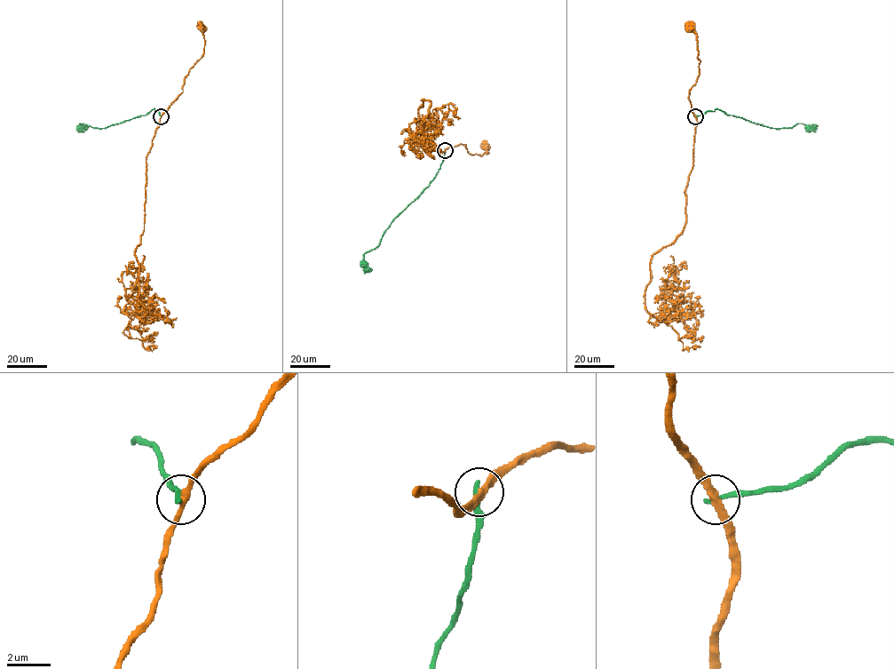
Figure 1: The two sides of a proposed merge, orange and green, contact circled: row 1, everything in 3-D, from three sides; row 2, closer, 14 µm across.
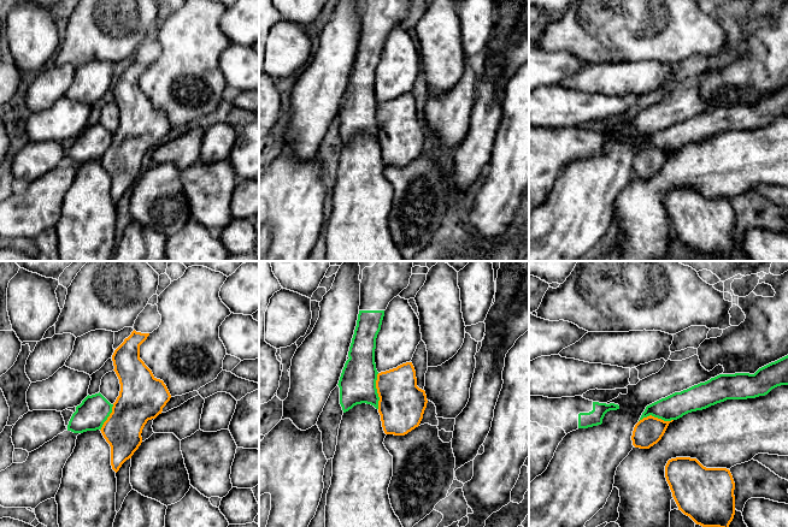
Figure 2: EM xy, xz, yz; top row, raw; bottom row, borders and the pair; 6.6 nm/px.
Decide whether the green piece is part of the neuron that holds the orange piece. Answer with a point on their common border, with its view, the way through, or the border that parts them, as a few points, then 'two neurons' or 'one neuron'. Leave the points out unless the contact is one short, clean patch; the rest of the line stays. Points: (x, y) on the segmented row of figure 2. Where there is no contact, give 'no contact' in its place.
meets orange in xz at (377, 391); two neurons

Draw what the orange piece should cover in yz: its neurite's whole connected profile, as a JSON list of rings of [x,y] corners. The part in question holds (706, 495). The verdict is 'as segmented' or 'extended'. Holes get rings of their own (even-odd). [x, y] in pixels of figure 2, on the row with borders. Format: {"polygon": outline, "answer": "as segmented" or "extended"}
{"polygon": [[[676,457],[668,461],[665,478],[678,510],[696,525],[729,527],[735,515],[735,482],[729,469],[706,468],[696,458]]], "answer": "as segmented"}

